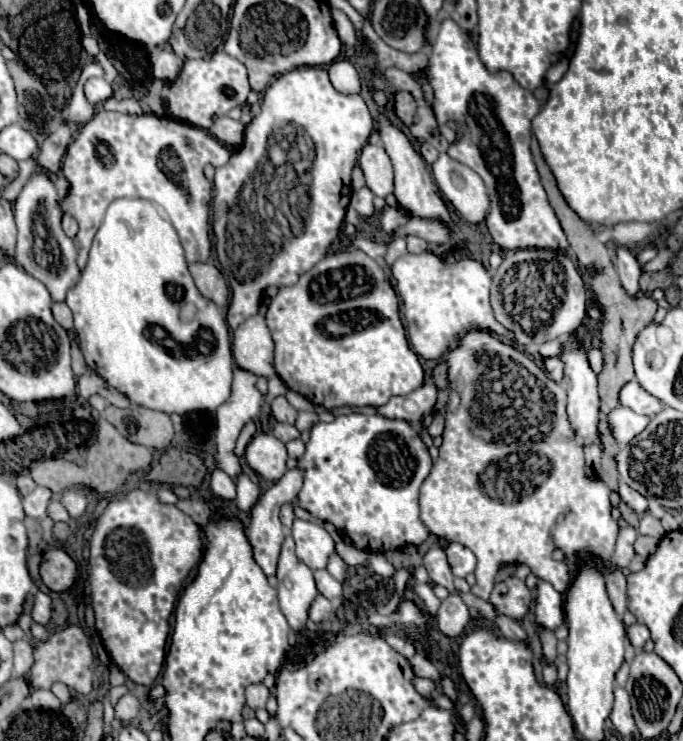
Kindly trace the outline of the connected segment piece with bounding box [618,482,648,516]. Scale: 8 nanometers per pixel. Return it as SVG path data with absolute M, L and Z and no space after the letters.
M620 482L620 490L618 490L618 494L620 494L620 498L638 514L638 516L642 516L644 512L646 512L646 508L648 508L648 500L640 494L640 492L636 492L636 490L632 490L628 484L624 484L624 482Z

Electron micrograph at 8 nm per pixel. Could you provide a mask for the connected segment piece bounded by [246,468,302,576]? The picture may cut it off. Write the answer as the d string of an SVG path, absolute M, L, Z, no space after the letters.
M298 468L288 470L272 488L268 488L260 500L254 504L252 512L250 512L250 526L248 526L248 540L252 546L252 554L254 554L254 562L264 570L266 576L276 574L276 564L278 564L278 554L280 554L280 546L284 542L284 530L280 524L280 506L286 502L292 502L298 494L298 490L302 488L302 472Z

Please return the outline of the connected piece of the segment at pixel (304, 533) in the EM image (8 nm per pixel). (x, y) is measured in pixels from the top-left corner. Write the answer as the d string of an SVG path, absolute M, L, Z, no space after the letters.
M294 520L292 536L296 540L298 558L312 570L326 568L332 554L336 554L336 544L324 526L306 520Z

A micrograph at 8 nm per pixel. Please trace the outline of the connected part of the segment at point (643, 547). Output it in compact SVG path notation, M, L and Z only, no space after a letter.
M638 536L638 538L636 538L636 544L634 544L634 550L636 550L640 556L648 558L648 556L656 550L656 546L658 546L658 538L652 538L652 536Z

